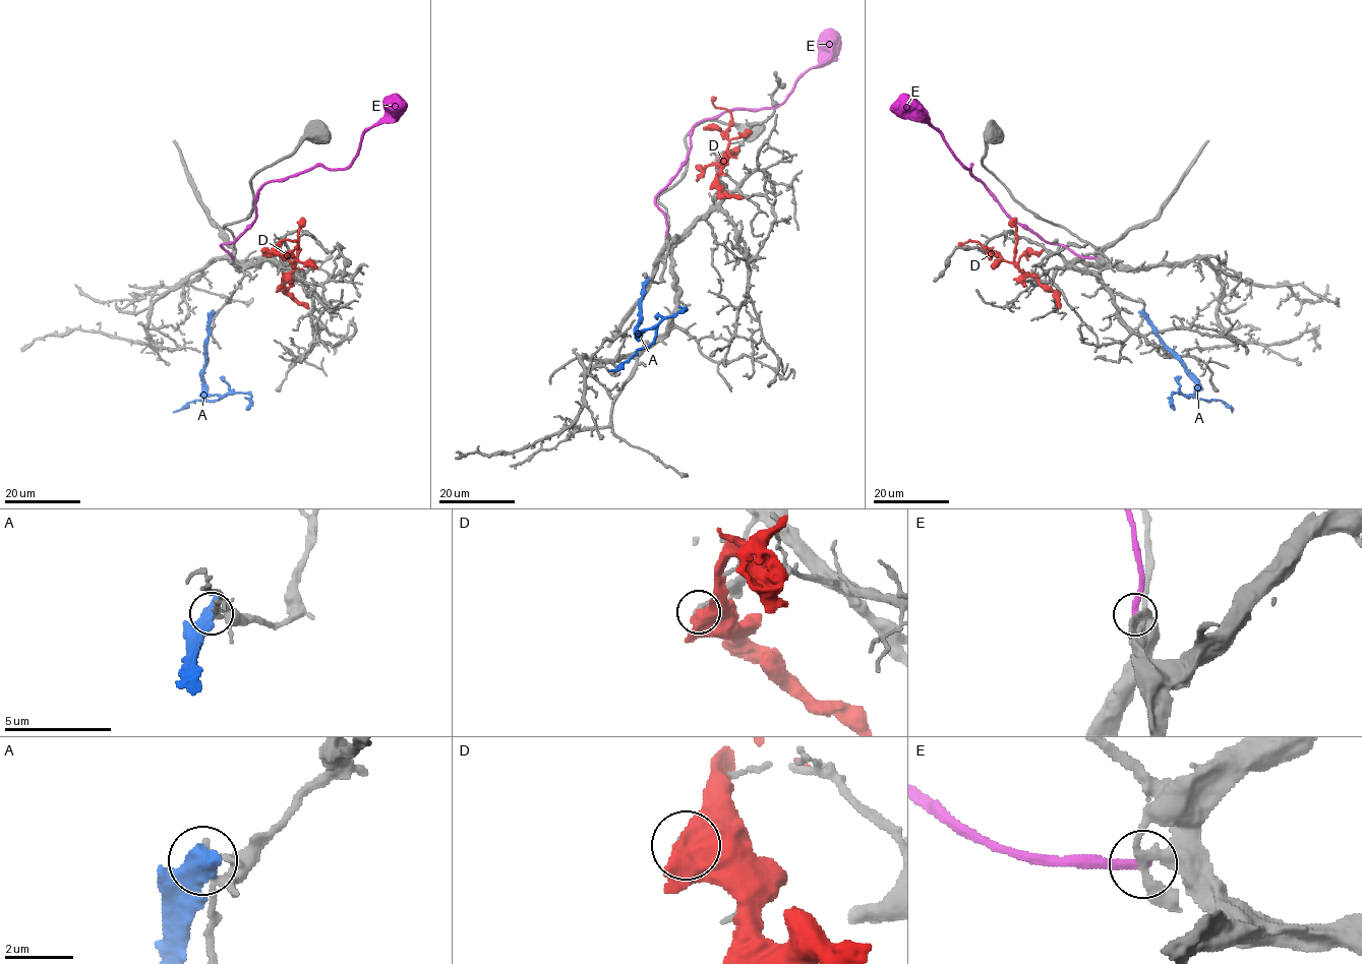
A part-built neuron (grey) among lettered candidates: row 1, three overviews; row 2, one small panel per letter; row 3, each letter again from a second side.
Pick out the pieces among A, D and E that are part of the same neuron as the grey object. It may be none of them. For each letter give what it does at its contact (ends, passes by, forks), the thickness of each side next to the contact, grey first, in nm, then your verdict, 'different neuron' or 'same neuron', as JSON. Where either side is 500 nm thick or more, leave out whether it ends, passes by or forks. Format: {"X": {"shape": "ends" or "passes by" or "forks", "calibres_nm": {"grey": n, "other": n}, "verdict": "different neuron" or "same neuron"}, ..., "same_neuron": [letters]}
{"A": {"calibres_nm": {"grey": 240, "other": 750}, "verdict": "different neuron"}, "D": {"calibres_nm": {"grey": 170, "other": 950}, "verdict": "different neuron"}, "E": {"shape": "ends", "calibres_nm": {"grey": 200, "other": 280}, "verdict": "different neuron"}, "same_neuron": []}

